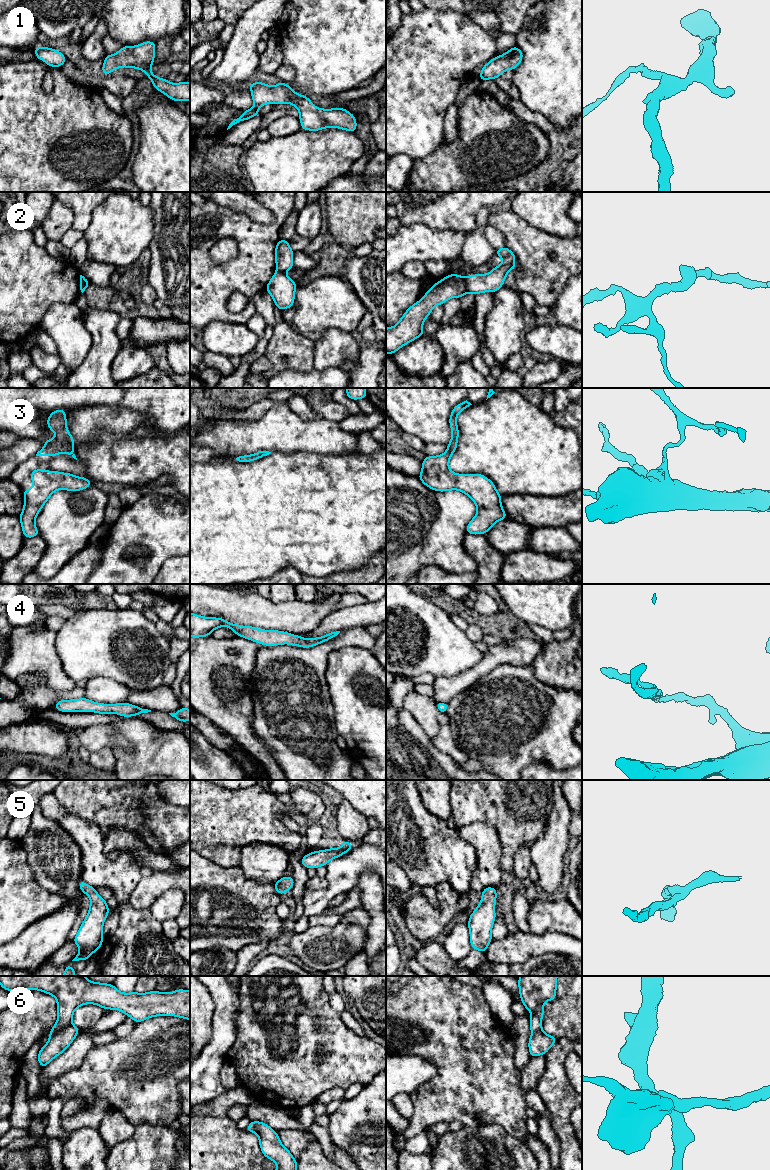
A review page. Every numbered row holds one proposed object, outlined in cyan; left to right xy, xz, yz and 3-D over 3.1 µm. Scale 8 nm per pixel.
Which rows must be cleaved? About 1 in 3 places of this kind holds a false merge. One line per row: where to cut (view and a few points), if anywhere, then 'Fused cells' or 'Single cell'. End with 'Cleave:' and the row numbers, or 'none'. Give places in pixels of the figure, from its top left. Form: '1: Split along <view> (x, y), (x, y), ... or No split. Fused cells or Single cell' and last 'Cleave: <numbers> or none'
1: No split. Single cell
2: Split along yz (464, 278), (467, 291). Fused cells
3: No split. Single cell
4: No split. Single cell
5: No split. Single cell
6: Split along xy (71, 1023), (50, 1035). Fused cells
Cleave: 2, 6

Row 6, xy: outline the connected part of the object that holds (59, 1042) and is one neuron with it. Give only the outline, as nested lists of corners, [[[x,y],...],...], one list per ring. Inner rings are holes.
[[[71,1024],[54,1035],[49,1036],[47,1043],[38,1053],[39,1065],[44,1068],[54,1058],[62,1054],[77,1037],[80,1028]]]

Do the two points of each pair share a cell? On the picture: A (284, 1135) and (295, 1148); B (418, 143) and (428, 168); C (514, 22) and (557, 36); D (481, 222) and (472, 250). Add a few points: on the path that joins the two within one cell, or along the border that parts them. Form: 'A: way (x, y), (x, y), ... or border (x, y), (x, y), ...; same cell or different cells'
A: way (287, 1138), (294, 1145); same cell
B: border (442, 142), (433, 152), (415, 161); different cells
C: border (528, 10), (521, 29), (515, 34); different cells
D: way (478, 229), (475, 243); same cell

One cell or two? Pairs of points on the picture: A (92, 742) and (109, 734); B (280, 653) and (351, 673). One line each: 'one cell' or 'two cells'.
A: one cell
B: two cells

